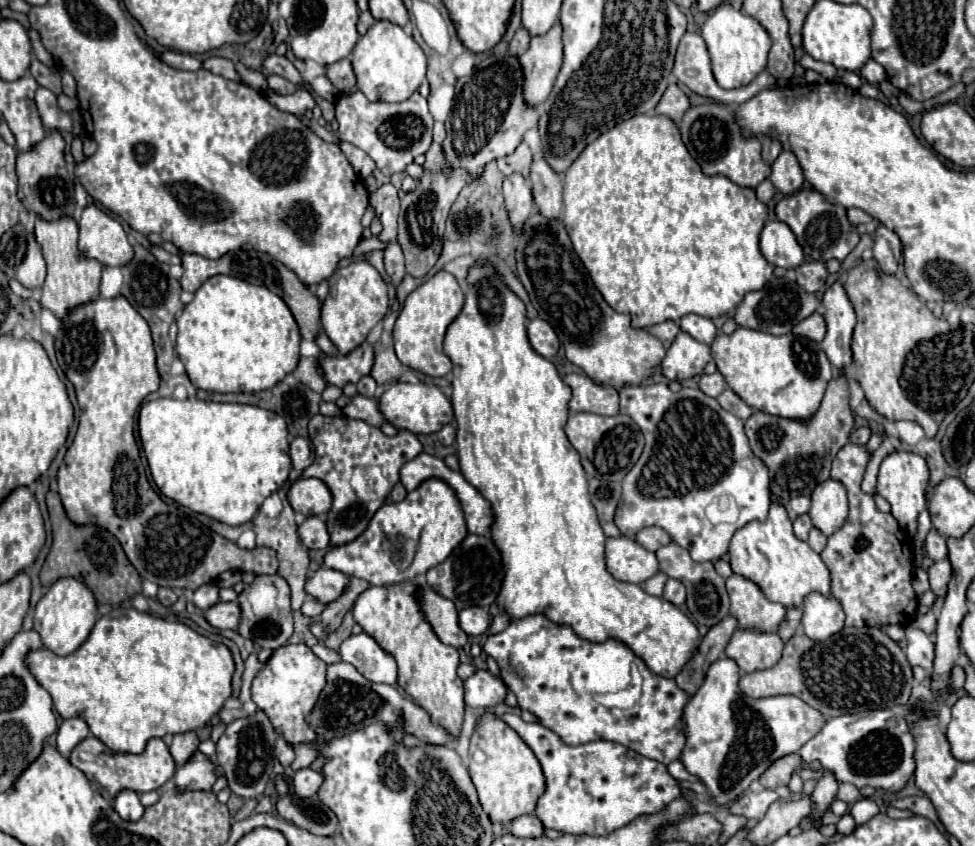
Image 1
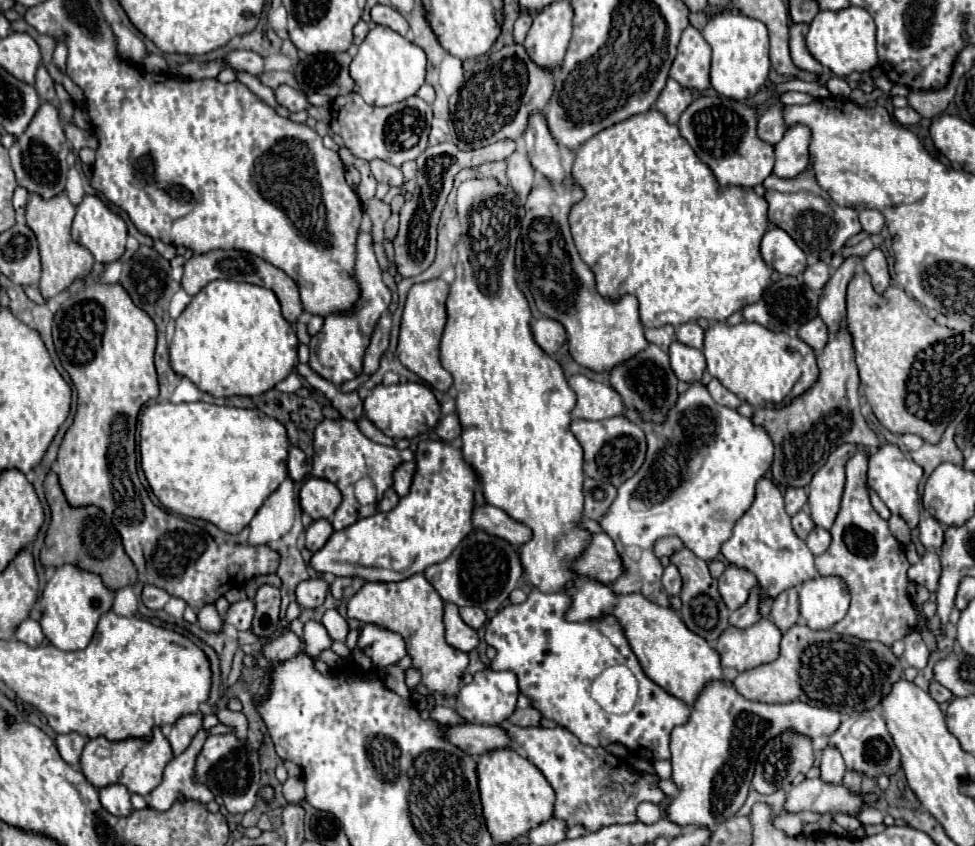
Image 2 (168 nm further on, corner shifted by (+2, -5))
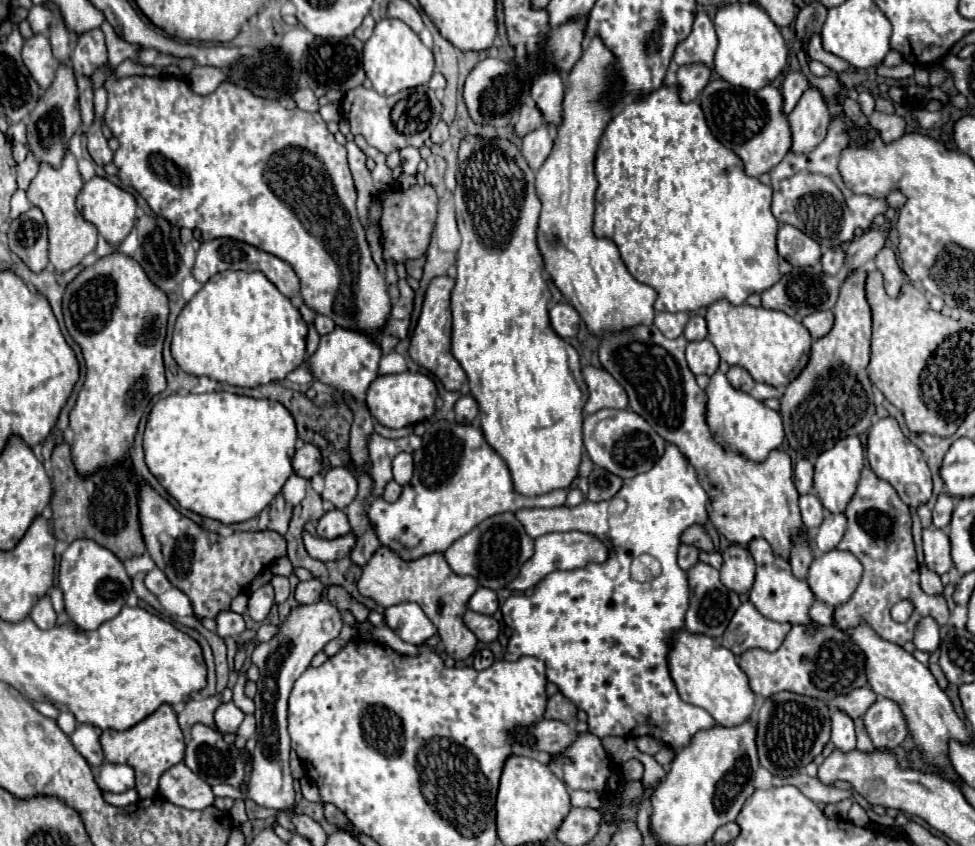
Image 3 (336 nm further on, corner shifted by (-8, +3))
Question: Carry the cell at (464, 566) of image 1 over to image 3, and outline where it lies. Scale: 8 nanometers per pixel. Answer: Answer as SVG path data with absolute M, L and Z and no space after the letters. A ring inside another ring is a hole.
M500 513L482 521L468 535L454 541L446 549L444 557L456 575L476 577L482 587L490 587L498 591L508 581L512 581L512 577L516 577L516 573L520 571L520 565L524 565L524 561L528 561L532 553L534 553L534 541L528 537L528 533L524 531L516 515Z

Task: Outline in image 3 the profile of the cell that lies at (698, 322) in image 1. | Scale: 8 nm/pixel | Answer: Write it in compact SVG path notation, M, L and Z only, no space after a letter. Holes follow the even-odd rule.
M694 315L690 317L686 329L684 329L684 337L688 341L700 341L708 337L708 329L706 329L706 319L702 315Z

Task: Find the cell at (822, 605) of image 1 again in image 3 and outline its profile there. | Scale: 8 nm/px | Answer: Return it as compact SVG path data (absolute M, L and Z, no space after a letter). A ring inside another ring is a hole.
M832 549L832 551L826 551L826 553L818 553L808 569L808 585L810 589L816 593L816 599L830 605L830 607L836 607L844 601L848 601L848 597L856 591L856 585L860 583L860 577L862 577L862 565L860 561L850 553L850 551L840 551L840 549Z

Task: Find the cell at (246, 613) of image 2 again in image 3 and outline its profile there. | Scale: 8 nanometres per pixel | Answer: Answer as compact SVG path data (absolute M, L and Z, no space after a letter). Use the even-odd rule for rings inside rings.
M262 585L260 589L256 589L252 595L250 595L250 601L248 601L248 613L254 621L264 621L264 617L268 615L270 607L274 605L274 589L272 585Z

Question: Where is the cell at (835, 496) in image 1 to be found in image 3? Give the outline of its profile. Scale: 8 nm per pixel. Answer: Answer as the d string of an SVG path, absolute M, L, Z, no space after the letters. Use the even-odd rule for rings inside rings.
M858 437L840 439L832 449L818 455L814 465L812 492L830 513L842 513L856 491L862 469L864 469L864 447L860 439Z

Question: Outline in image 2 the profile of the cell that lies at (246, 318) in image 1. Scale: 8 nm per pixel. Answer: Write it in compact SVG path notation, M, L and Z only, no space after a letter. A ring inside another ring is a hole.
M218 279L208 283L198 295L192 297L190 305L182 311L176 321L176 333L170 343L170 365L172 369L188 377L200 391L214 397L256 397L270 391L276 383L286 379L298 363L298 339L292 333L292 325L282 317L280 303L270 289Z

